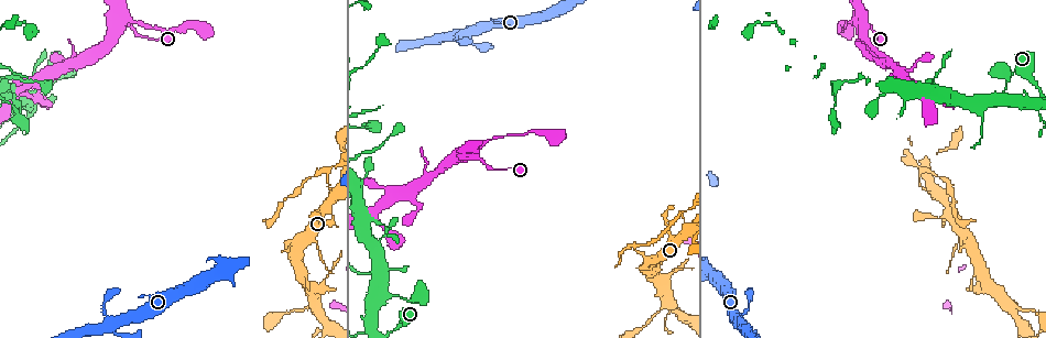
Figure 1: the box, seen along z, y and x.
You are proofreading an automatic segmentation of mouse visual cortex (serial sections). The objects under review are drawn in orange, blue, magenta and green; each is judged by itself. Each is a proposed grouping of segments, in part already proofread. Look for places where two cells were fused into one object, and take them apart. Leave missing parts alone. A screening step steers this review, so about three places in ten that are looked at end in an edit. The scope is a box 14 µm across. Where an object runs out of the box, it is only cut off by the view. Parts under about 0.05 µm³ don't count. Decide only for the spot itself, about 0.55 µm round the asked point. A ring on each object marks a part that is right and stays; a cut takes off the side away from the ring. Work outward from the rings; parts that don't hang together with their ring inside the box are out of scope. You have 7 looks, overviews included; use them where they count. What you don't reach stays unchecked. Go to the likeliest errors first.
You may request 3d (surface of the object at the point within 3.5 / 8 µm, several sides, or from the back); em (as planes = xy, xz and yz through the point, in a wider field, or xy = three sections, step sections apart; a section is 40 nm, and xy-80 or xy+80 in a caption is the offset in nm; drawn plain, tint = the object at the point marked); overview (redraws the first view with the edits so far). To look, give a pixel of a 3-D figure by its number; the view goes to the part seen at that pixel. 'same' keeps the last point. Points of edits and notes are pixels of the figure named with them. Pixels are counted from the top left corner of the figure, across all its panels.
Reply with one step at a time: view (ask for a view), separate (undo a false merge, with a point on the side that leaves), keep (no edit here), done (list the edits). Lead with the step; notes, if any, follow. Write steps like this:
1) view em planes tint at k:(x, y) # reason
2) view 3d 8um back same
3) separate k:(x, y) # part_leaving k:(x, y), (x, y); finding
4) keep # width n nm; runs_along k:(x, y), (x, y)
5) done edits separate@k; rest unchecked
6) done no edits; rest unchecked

view 3d 8um at 1:(383, 274) # thin arm on a thick one

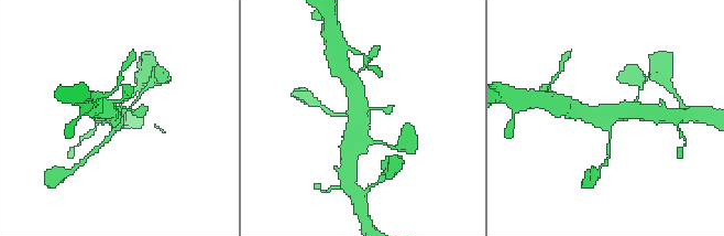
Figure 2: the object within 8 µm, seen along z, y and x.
view em planes tint at 2:(115, 123)

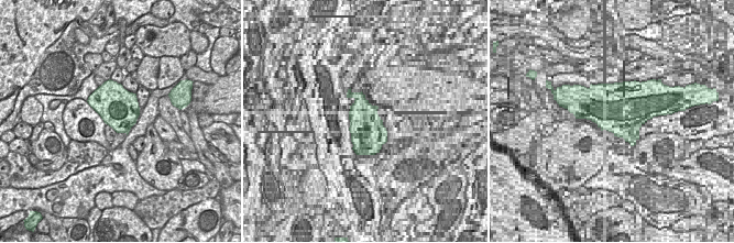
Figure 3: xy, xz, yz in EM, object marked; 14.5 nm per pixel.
keep # runs_along 2:(351, 142), (358, 120), (352, 83); one cell here

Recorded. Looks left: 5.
view 3d 3.5um at 1:(667, 303) # arms part here

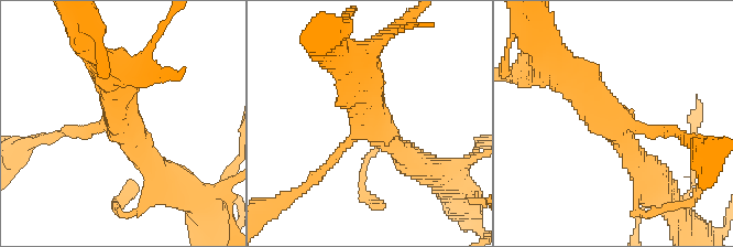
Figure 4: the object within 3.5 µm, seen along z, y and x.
view em xy step 5 tint at 4:(121, 127) # arms 3; arm_widths 150, 300, 450 nm

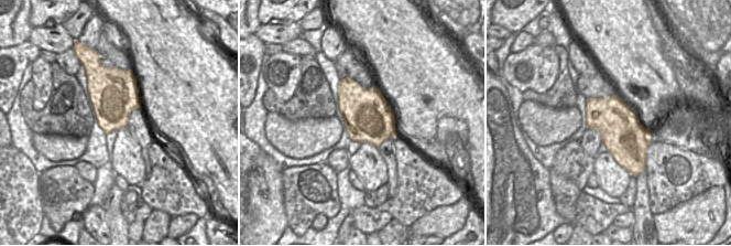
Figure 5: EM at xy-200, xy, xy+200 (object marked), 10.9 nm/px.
keep # runs_along 4:(564, 72), (654, 180); continuous, no second cell

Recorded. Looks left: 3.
view 3d 8um at 1:(884, 94) # thick turns thin

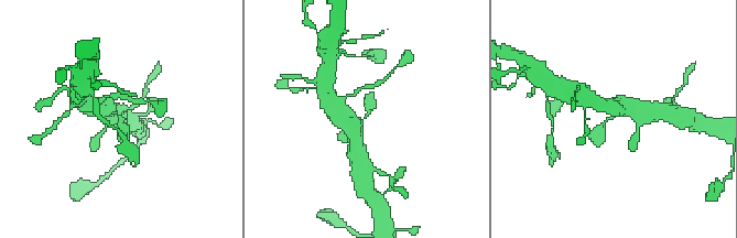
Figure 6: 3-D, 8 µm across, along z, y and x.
view em planes tint at 6:(117, 116) # arm_widths 350, 500 nm

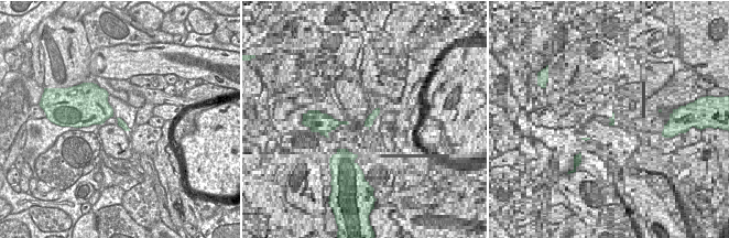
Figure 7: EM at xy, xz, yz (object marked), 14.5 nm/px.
keep # runs_along 6:(638, 110), (618, 109), (598, 131), (598, 139); continuous, no second cell

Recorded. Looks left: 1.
done no edits; rest unchecked

